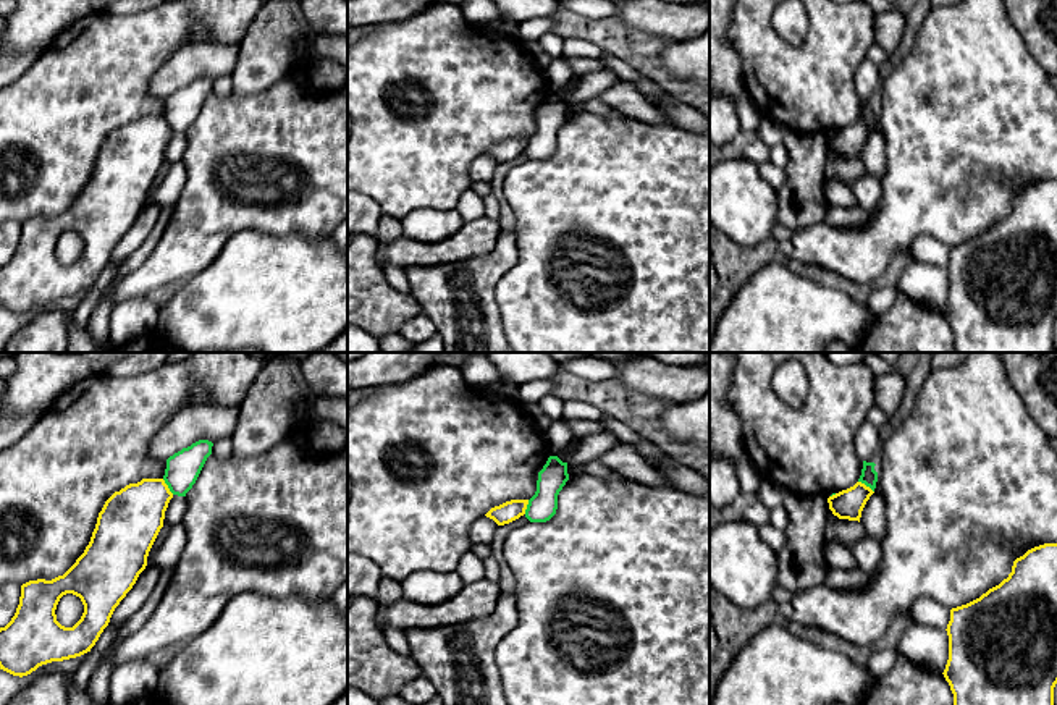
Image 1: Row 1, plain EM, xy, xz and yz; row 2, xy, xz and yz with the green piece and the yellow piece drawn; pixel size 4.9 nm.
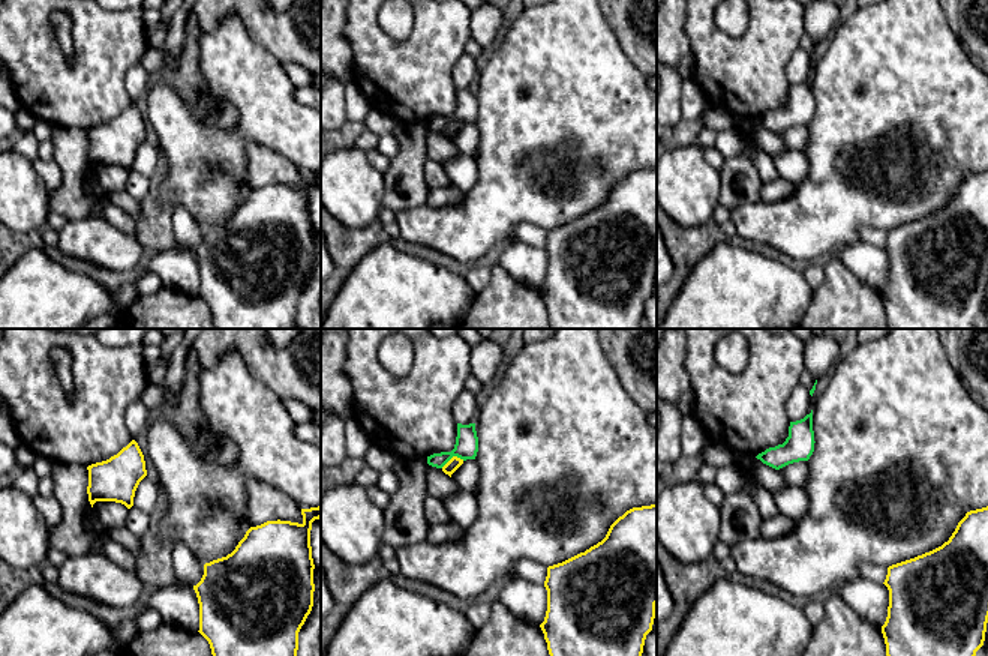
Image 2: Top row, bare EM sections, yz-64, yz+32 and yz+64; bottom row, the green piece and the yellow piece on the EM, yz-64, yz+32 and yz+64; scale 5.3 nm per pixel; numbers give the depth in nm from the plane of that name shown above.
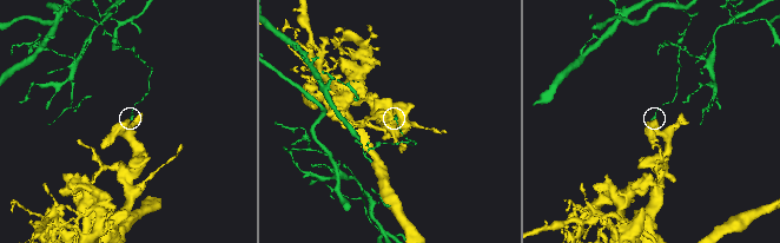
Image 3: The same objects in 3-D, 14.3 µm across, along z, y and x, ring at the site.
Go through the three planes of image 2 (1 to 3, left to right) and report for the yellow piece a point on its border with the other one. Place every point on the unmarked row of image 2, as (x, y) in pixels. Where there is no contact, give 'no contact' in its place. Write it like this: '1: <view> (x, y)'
1: no contact
2: yz+32 (452, 120)
3: no contact

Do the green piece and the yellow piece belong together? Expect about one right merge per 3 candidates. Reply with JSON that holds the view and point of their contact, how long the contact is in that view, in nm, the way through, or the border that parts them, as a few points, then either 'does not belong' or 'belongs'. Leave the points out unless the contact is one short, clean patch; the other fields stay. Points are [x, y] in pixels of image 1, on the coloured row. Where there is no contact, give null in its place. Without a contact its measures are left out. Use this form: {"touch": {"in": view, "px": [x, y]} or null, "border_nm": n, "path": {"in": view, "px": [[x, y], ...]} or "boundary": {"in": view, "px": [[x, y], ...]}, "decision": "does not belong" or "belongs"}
{"touch": {"in": "xy", "px": [168, 487]}, "border_nm": 100, "boundary": {"in": "xy", "px": [[162, 479], [173, 493]]}, "decision": "does not belong"}

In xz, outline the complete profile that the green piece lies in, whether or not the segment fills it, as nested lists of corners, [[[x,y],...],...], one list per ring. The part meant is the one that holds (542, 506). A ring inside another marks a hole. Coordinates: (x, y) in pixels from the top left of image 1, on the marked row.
[[[550,456],[538,472],[537,492],[528,500],[525,517],[530,522],[546,522],[558,509],[558,495],[569,480],[567,462],[558,456]]]

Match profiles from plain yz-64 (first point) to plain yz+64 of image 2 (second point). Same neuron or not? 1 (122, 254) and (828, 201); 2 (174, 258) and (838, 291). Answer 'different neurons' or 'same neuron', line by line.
1: same neuron
2: different neurons

